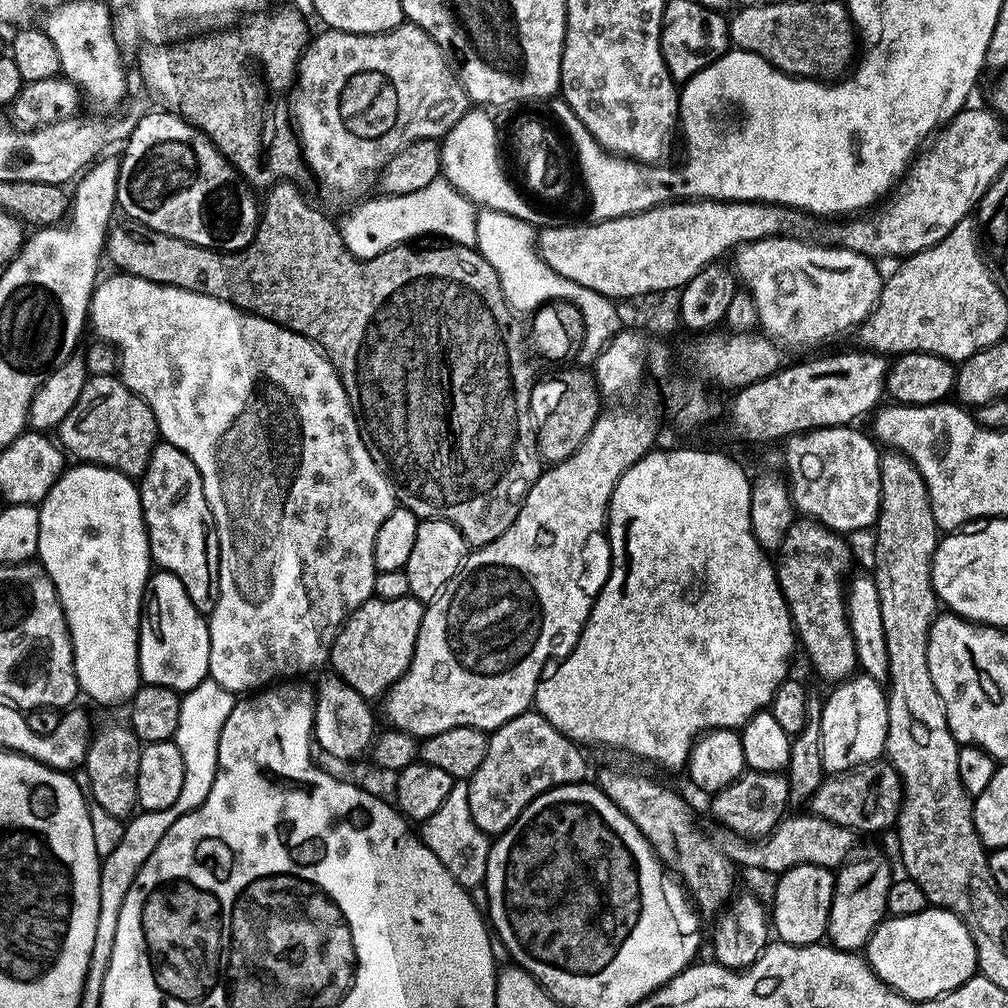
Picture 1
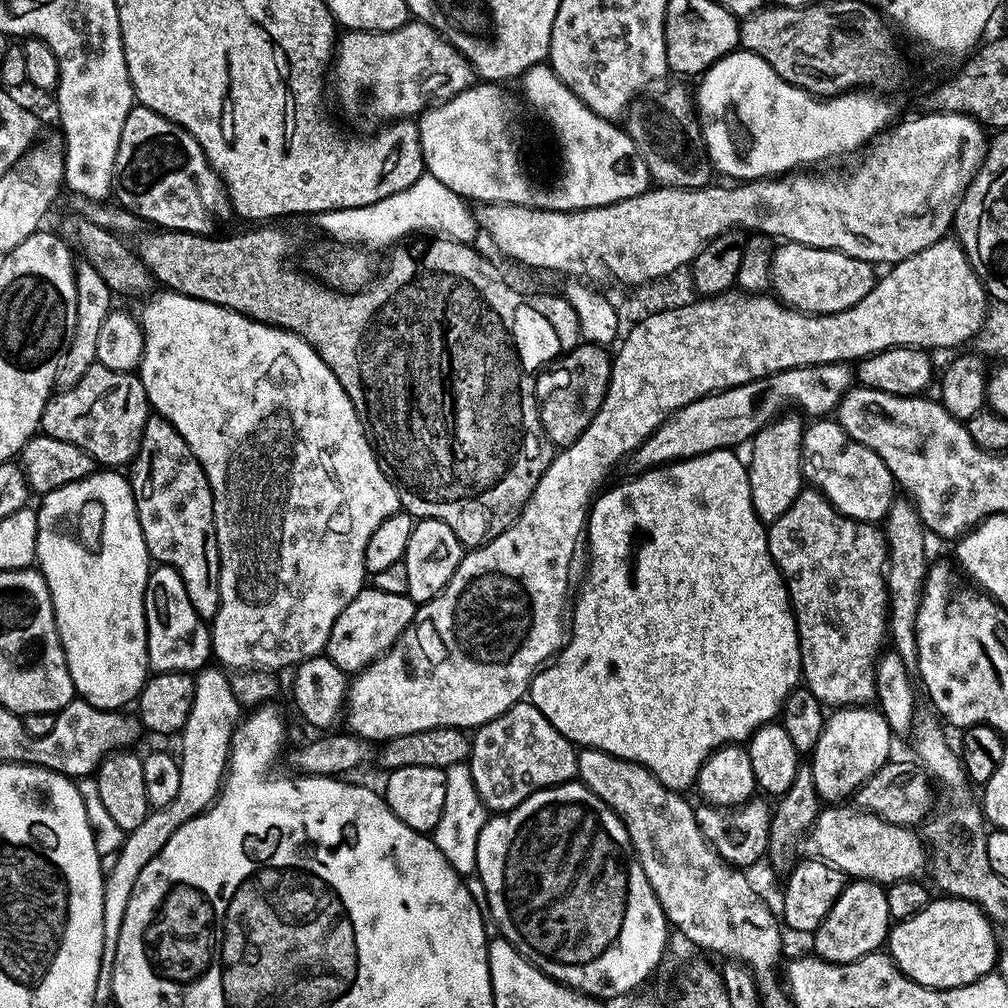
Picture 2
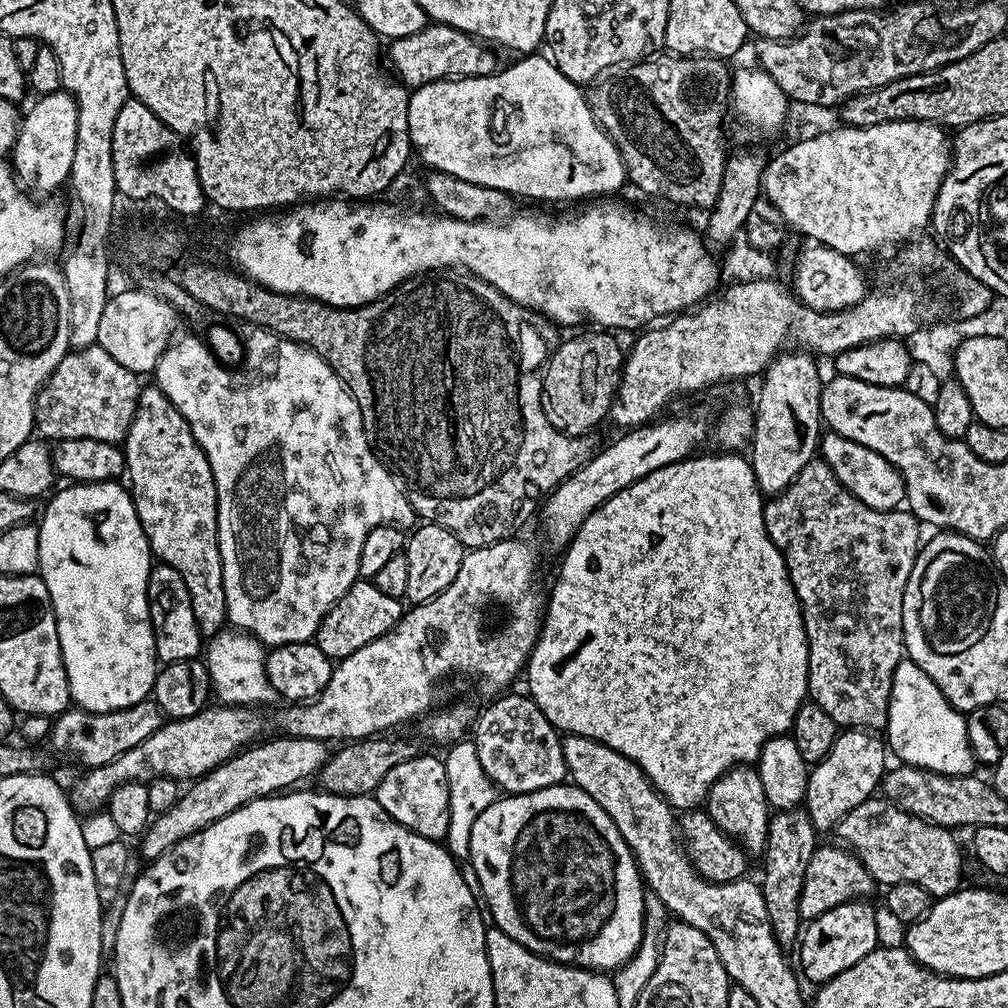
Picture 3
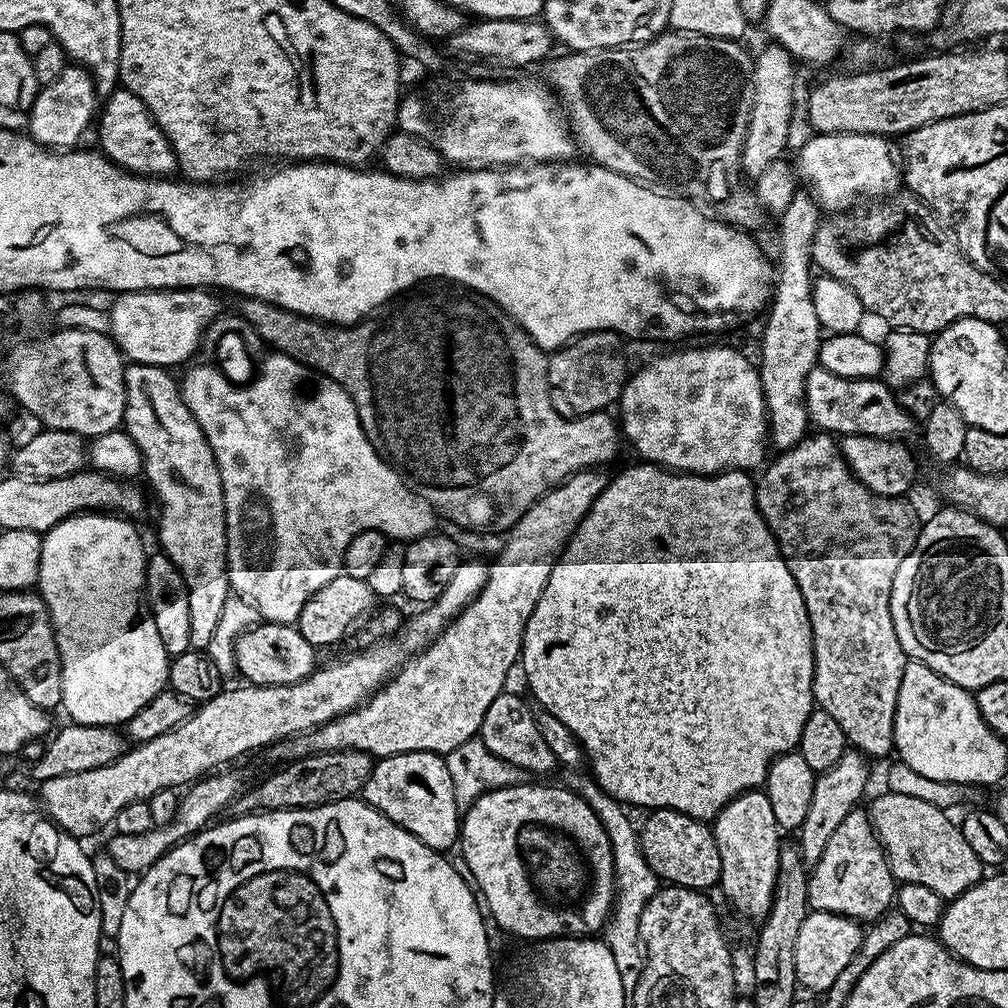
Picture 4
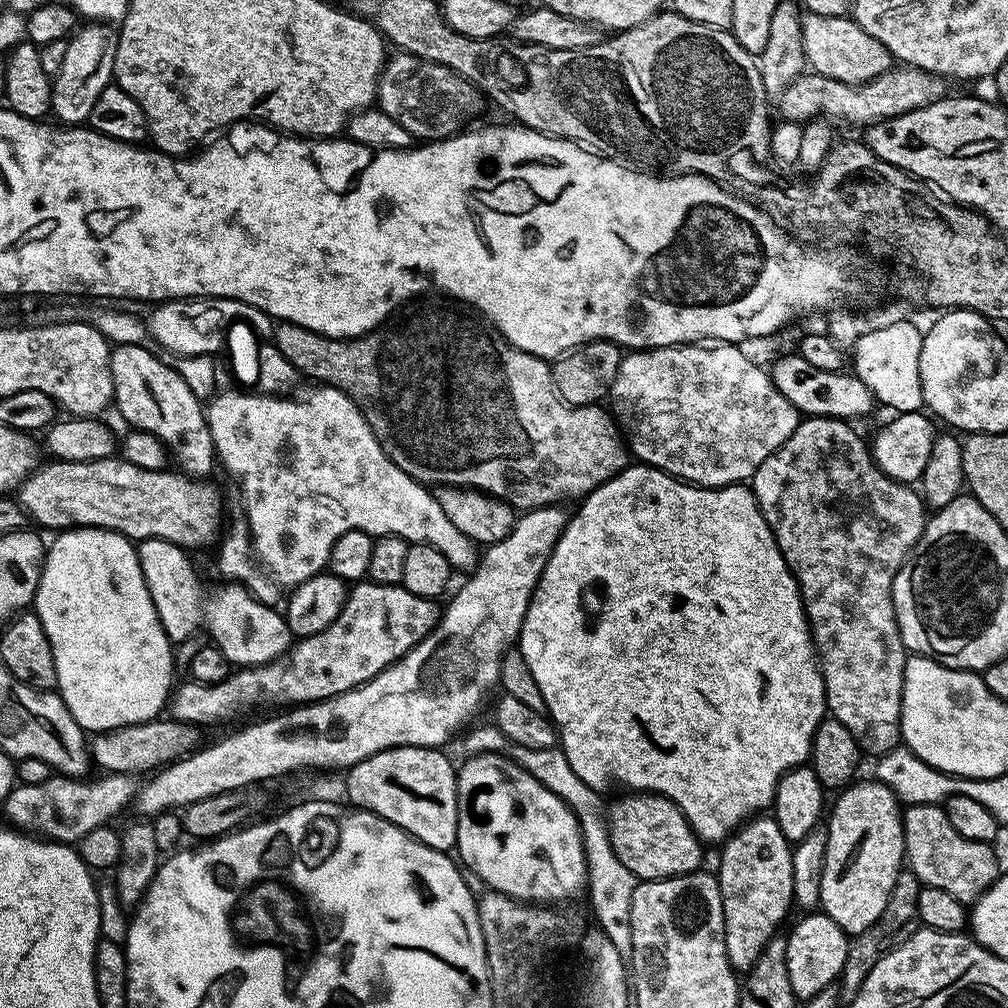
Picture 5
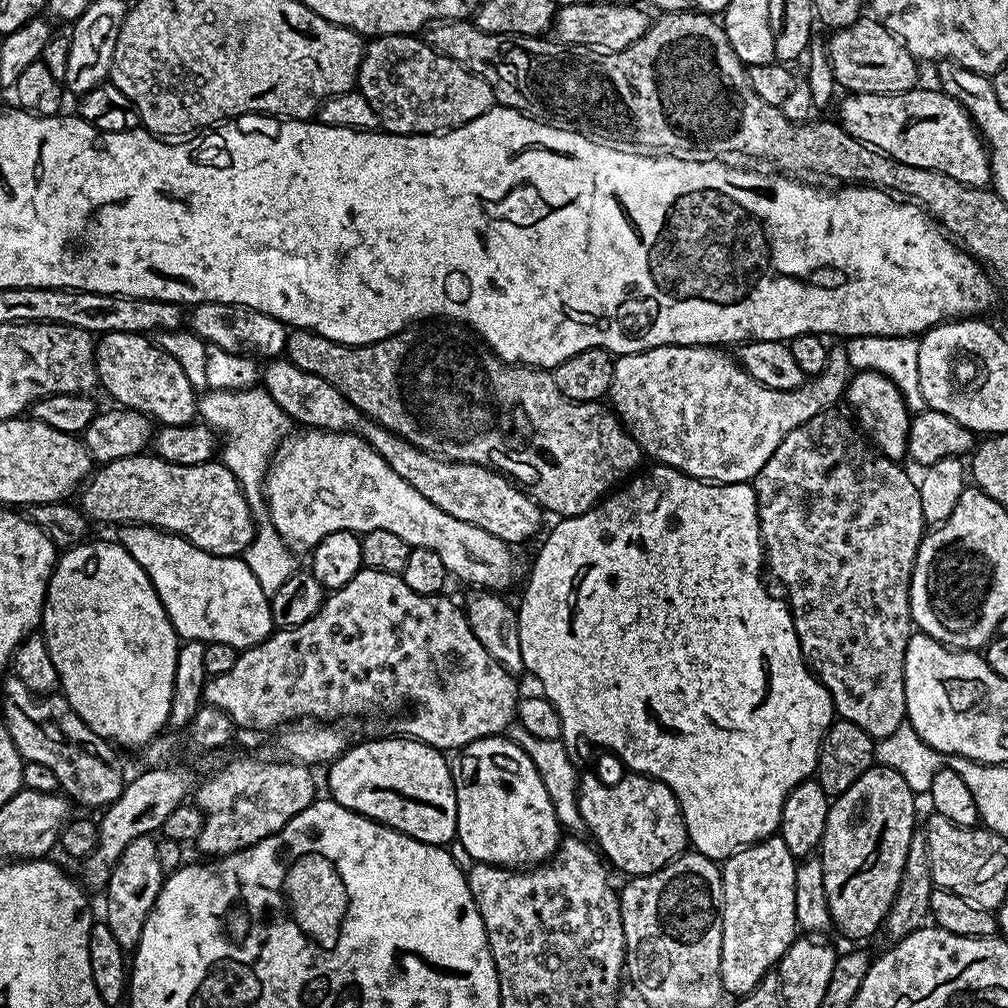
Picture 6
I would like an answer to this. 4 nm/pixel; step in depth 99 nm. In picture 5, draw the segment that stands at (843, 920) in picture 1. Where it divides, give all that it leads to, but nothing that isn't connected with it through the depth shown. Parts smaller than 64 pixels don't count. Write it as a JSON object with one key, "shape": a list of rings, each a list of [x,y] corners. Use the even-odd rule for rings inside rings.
{"shape":[[[804,914],[800,921],[792,928],[792,933],[787,933],[786,939],[786,970],[790,970],[790,986],[794,986],[794,994],[797,1000],[807,1002],[814,994],[818,994],[824,988],[833,987],[840,979],[840,972],[846,962],[850,937],[847,932],[841,930],[838,922],[831,920],[823,914]]]}

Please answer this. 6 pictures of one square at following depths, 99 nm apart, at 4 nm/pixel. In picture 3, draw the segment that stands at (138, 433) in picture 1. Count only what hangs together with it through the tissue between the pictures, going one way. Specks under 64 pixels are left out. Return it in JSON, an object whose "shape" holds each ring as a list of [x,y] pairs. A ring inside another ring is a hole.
{"shape":[[[97,343],[89,348],[70,350],[36,395],[35,431],[52,442],[98,438],[102,442],[120,444],[128,436],[141,387],[138,376],[116,362]]]}

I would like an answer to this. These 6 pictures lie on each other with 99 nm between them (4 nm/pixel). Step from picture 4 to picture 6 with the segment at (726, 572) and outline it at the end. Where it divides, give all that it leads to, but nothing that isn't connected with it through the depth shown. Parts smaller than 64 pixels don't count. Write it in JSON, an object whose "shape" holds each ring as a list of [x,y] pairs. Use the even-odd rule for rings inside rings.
{"shape":[[[652,466],[652,467],[656,467],[656,468],[652,468],[652,469],[650,469],[650,470],[649,470],[649,472],[644,472],[644,471],[641,471],[641,472],[640,472],[640,473],[639,473],[639,474],[636,474],[636,475],[633,475],[633,476],[632,476],[632,477],[631,477],[631,479],[629,479],[629,480],[628,480],[628,481],[627,481],[627,483],[625,483],[625,484],[624,484],[624,485],[623,485],[623,487],[621,487],[621,488],[620,488],[620,489],[619,489],[619,490],[616,490],[616,491],[613,491],[613,492],[612,492],[612,493],[611,493],[611,495],[609,495],[609,496],[608,496],[608,497],[607,497],[607,498],[604,498],[604,499],[601,499],[601,501],[600,501],[600,503],[599,503],[599,504],[597,504],[597,505],[596,505],[596,507],[594,507],[594,508],[591,508],[591,509],[590,509],[590,510],[589,510],[589,512],[583,512],[583,513],[582,513],[582,514],[578,514],[578,515],[577,515],[577,516],[565,516],[565,517],[563,517],[563,518],[560,518],[560,519],[557,519],[557,520],[556,520],[556,521],[555,521],[555,523],[556,523],[556,525],[554,525],[554,526],[553,526],[553,528],[552,528],[552,529],[550,529],[550,530],[549,530],[549,532],[548,532],[548,537],[546,537],[546,538],[545,538],[545,540],[544,540],[544,545],[542,545],[542,546],[541,546],[541,548],[540,548],[540,553],[538,553],[538,554],[537,554],[537,556],[536,556],[536,561],[534,561],[534,562],[533,562],[533,564],[532,564],[532,573],[530,573],[530,574],[529,574],[529,576],[528,576],[528,585],[526,585],[526,586],[525,586],[525,588],[524,588],[524,597],[522,597],[522,598],[521,598],[521,600],[520,600],[520,604],[519,604],[519,603],[518,603],[518,615],[519,615],[519,619],[520,619],[520,632],[521,632],[521,650],[522,650],[522,658],[523,658],[523,659],[524,659],[524,666],[525,666],[525,669],[527,669],[527,671],[528,671],[528,672],[529,672],[529,673],[530,673],[530,672],[531,672],[531,671],[532,671],[532,672],[533,672],[533,674],[534,674],[534,675],[536,675],[536,680],[537,680],[537,682],[538,682],[538,683],[540,683],[540,688],[539,688],[539,691],[540,691],[540,692],[541,692],[541,693],[542,693],[542,694],[543,694],[543,695],[544,695],[544,696],[545,696],[545,697],[546,697],[546,699],[548,699],[548,701],[549,701],[549,702],[550,702],[550,703],[552,703],[552,705],[553,705],[553,706],[554,706],[554,710],[558,710],[558,718],[562,718],[562,730],[561,730],[561,731],[560,731],[560,734],[561,734],[561,737],[562,737],[562,739],[563,739],[563,741],[564,741],[564,744],[565,744],[565,746],[566,746],[566,747],[568,747],[568,749],[569,749],[569,750],[572,750],[572,749],[575,749],[575,744],[576,744],[576,743],[578,743],[578,742],[579,742],[579,740],[589,740],[589,742],[590,742],[590,743],[592,743],[592,744],[597,744],[597,746],[598,746],[598,747],[600,747],[600,748],[609,748],[609,750],[610,750],[610,751],[612,751],[612,752],[613,752],[613,754],[614,754],[614,755],[616,755],[616,756],[620,756],[620,760],[621,760],[621,762],[622,762],[622,763],[624,763],[624,764],[625,764],[625,766],[626,766],[626,767],[628,767],[628,768],[625,768],[625,769],[627,769],[627,771],[628,771],[628,772],[629,772],[629,773],[632,773],[632,774],[639,774],[639,775],[641,775],[641,776],[652,776],[652,777],[653,777],[653,778],[654,778],[654,779],[656,779],[656,780],[660,780],[660,781],[661,781],[661,782],[662,782],[662,783],[663,783],[663,784],[665,784],[665,785],[666,785],[666,786],[670,786],[670,790],[671,790],[671,791],[672,791],[672,792],[673,792],[673,794],[675,794],[675,795],[676,795],[676,801],[677,801],[677,802],[679,802],[679,804],[680,804],[680,812],[681,812],[681,813],[682,813],[682,814],[683,814],[683,816],[684,816],[684,825],[685,825],[685,826],[686,826],[686,830],[687,830],[687,831],[688,831],[688,838],[689,838],[689,841],[690,841],[690,844],[691,844],[691,847],[692,847],[692,848],[693,848],[693,849],[695,849],[695,851],[698,851],[698,852],[700,852],[700,853],[702,853],[702,854],[703,854],[703,856],[705,856],[705,857],[706,857],[706,858],[710,858],[710,859],[711,859],[711,860],[714,860],[714,861],[717,861],[717,862],[723,862],[723,861],[725,861],[725,860],[727,860],[727,859],[728,859],[728,857],[729,857],[729,856],[731,856],[731,855],[732,855],[732,853],[734,853],[734,852],[736,852],[736,851],[737,851],[737,850],[739,850],[739,848],[748,848],[748,847],[749,847],[749,846],[750,846],[750,845],[752,845],[752,844],[756,844],[756,843],[758,843],[758,842],[759,842],[759,841],[760,841],[760,840],[765,840],[765,839],[766,839],[766,837],[768,837],[768,836],[775,836],[775,835],[777,835],[777,833],[779,833],[779,830],[780,830],[780,819],[781,819],[781,818],[782,818],[782,806],[783,806],[783,805],[784,805],[784,803],[785,803],[785,802],[786,802],[786,798],[787,798],[787,797],[788,797],[788,795],[789,795],[789,794],[790,794],[790,790],[791,790],[791,789],[792,789],[792,788],[793,788],[793,787],[794,787],[794,786],[798,786],[798,785],[799,785],[799,784],[800,784],[800,783],[802,783],[802,782],[803,782],[803,780],[811,780],[811,779],[813,779],[813,776],[814,776],[814,773],[815,773],[815,771],[816,771],[816,763],[817,763],[817,762],[818,762],[818,758],[819,758],[819,757],[820,757],[820,744],[821,744],[821,743],[822,743],[822,741],[823,741],[823,740],[824,740],[824,734],[825,734],[825,732],[827,732],[827,730],[828,730],[828,726],[829,726],[829,724],[831,724],[831,723],[832,723],[832,721],[833,721],[833,719],[834,719],[834,709],[833,709],[833,706],[832,706],[832,696],[831,696],[831,695],[830,695],[830,694],[829,694],[829,693],[828,693],[828,690],[827,690],[827,688],[825,688],[825,687],[824,687],[824,685],[823,685],[823,684],[821,684],[821,683],[820,683],[820,681],[819,681],[819,680],[817,680],[817,679],[816,679],[816,677],[815,677],[815,675],[814,675],[814,673],[813,673],[813,671],[812,671],[812,669],[811,669],[811,668],[809,668],[809,667],[808,667],[808,665],[807,665],[807,663],[806,663],[806,661],[805,661],[805,658],[804,658],[804,655],[802,655],[802,653],[800,653],[800,643],[799,643],[799,642],[798,642],[798,634],[797,634],[797,633],[796,633],[796,627],[795,627],[795,626],[794,626],[794,622],[793,622],[793,621],[792,621],[792,614],[791,614],[791,611],[790,611],[790,609],[789,609],[789,607],[788,607],[788,605],[787,605],[787,603],[785,603],[785,601],[784,601],[784,600],[783,600],[783,599],[781,599],[781,597],[780,597],[780,600],[779,600],[779,598],[778,598],[778,597],[776,597],[776,596],[771,596],[771,594],[770,594],[770,593],[768,593],[768,588],[767,588],[767,586],[766,586],[766,585],[764,585],[764,580],[763,580],[763,578],[762,578],[762,577],[760,577],[760,568],[761,568],[761,572],[762,572],[762,565],[763,565],[763,564],[764,564],[764,563],[765,563],[765,558],[764,558],[764,546],[763,546],[763,544],[761,544],[761,542],[760,542],[760,519],[759,519],[759,518],[758,518],[758,506],[757,506],[757,505],[756,505],[756,490],[755,490],[755,487],[753,487],[753,485],[752,485],[752,484],[751,484],[751,483],[747,483],[747,484],[713,484],[713,483],[711,483],[711,482],[709,482],[709,481],[706,481],[706,480],[695,480],[695,478],[694,478],[694,477],[692,477],[692,476],[687,476],[687,474],[685,474],[685,473],[684,473],[684,472],[680,472],[680,471],[679,471],[679,470],[678,470],[678,469],[676,469],[676,468],[670,468],[670,467],[667,467],[667,466]]]}

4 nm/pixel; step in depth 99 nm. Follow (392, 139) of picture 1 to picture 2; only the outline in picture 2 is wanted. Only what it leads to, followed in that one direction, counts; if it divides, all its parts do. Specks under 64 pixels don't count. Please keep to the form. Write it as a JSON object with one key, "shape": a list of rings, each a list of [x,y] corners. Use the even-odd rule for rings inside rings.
{"shape":[[[409,22],[389,32],[345,31],[334,53],[336,100],[356,128],[376,130],[401,118],[416,118],[429,106],[472,87],[471,62],[428,24]]]}

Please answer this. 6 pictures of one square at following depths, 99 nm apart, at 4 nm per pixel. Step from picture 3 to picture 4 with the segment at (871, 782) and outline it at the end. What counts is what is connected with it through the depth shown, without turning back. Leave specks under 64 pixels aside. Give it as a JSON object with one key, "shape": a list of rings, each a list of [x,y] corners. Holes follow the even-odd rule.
{"shape":[[[849,750],[830,766],[830,770],[819,773],[814,786],[814,798],[810,798],[810,811],[798,829],[798,843],[802,858],[809,866],[815,866],[818,858],[822,858],[822,850],[826,850],[834,830],[846,819],[846,814],[857,811],[860,799],[868,788],[868,764],[861,753]]]}

